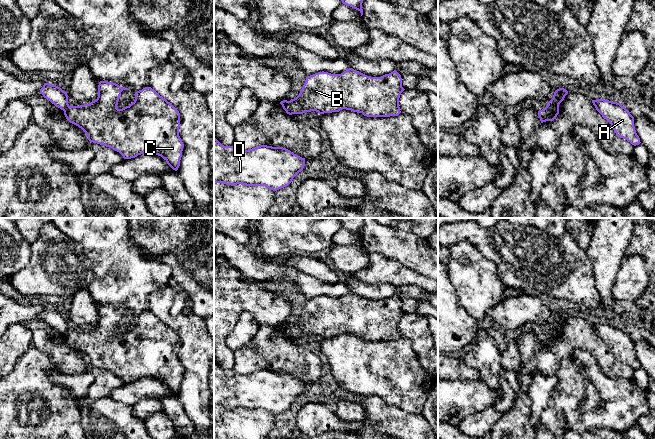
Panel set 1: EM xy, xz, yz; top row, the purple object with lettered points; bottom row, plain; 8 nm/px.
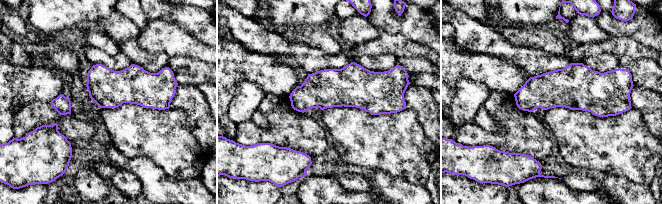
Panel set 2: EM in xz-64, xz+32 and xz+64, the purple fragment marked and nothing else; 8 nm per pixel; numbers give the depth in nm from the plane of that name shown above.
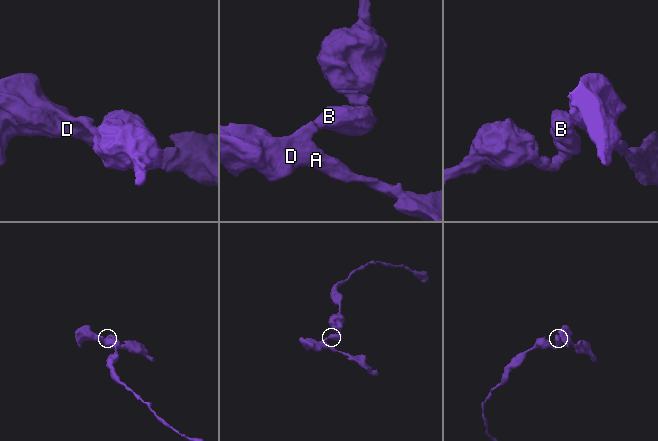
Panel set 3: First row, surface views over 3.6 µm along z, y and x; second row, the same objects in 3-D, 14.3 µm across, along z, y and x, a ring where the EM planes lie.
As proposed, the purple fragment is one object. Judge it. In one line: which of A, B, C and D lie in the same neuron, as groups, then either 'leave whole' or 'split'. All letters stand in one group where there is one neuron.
A D / B C; split

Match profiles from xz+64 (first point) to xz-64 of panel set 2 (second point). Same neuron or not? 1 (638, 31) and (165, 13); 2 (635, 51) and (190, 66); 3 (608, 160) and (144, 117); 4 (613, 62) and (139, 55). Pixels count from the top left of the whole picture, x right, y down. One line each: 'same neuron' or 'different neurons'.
1: same neuron
2: different neurons
3: same neuron
4: same neuron

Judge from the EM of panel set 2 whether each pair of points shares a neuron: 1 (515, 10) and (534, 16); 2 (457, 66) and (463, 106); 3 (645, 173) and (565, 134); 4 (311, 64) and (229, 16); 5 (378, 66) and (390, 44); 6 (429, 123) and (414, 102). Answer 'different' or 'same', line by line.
1: same
2: different
3: same
4: same
5: different
6: same

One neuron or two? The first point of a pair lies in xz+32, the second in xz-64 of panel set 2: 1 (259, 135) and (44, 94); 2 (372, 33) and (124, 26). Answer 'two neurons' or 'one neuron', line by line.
1: two neurons
2: one neuron

